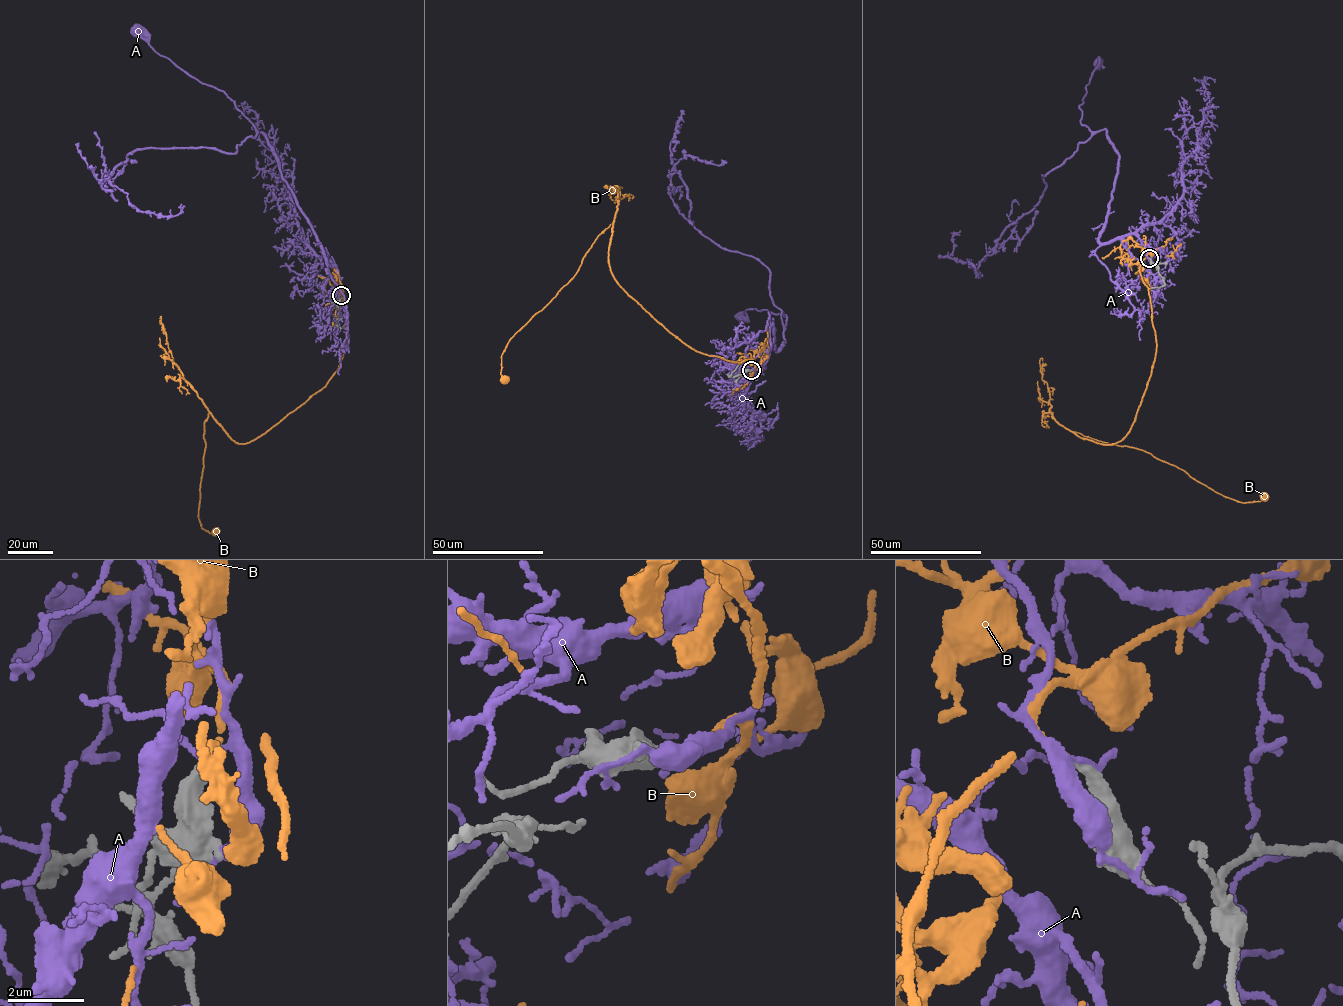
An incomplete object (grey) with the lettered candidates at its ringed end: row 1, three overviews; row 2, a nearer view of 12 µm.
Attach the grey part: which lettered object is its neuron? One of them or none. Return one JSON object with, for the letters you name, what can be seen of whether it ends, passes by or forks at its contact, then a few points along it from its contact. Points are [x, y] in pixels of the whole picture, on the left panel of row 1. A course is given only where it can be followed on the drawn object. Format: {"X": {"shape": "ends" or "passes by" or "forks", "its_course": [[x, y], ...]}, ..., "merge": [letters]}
{"B": {"shape": "ends", "its_course": [[341, 296], [346, 341], [325, 387], [243, 444], [208, 414], [198, 517], [201, 528], [216, 530]]}, "merge": ["B"]}

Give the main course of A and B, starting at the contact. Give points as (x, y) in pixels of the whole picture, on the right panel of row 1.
A: (1149, 258), (1133, 234), (1099, 241), (1119, 156), (1105, 129), (1092, 132), (1082, 125), (1079, 105), (1099, 62)
B: (1149, 258), (1120, 244), (1157, 344), (1134, 421), (1116, 443), (1073, 432), (1243, 503), (1264, 495)

